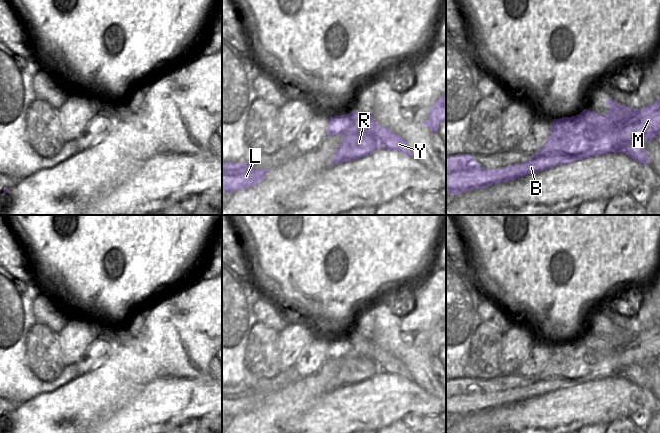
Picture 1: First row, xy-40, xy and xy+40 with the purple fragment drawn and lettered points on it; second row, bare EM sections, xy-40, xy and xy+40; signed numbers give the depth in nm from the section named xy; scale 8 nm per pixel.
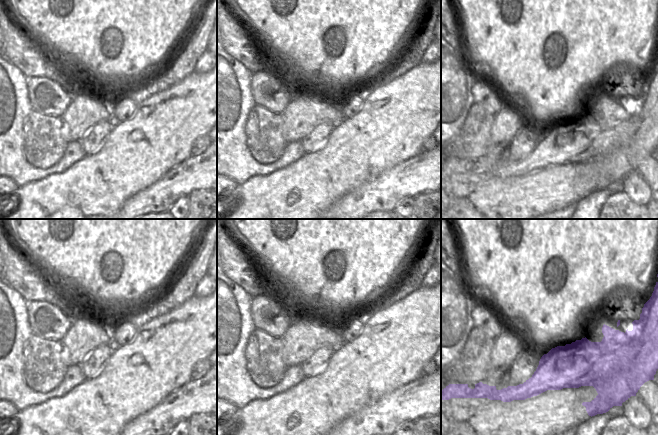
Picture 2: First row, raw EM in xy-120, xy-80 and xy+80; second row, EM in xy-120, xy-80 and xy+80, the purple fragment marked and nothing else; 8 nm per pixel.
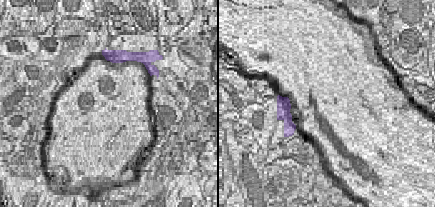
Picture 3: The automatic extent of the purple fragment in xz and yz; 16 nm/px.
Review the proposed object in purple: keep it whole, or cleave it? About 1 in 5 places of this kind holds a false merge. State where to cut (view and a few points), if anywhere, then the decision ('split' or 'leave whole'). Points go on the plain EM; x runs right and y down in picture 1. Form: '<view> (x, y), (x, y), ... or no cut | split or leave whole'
xy+40 (575, 340), (587, 348), (587, 357), (596, 359), (576, 383) | split

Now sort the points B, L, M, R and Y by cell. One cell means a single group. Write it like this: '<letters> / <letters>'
B L R / M Y

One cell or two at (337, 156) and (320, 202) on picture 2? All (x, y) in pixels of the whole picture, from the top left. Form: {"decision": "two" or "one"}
{"decision": "one"}

